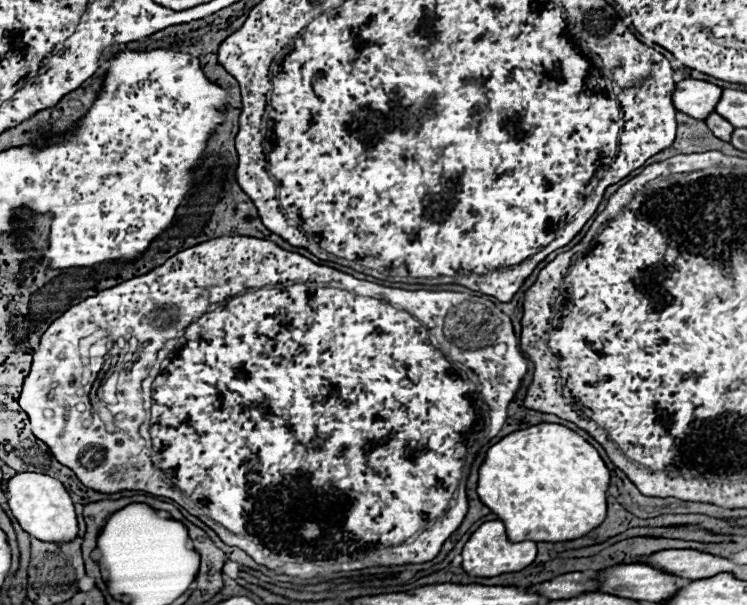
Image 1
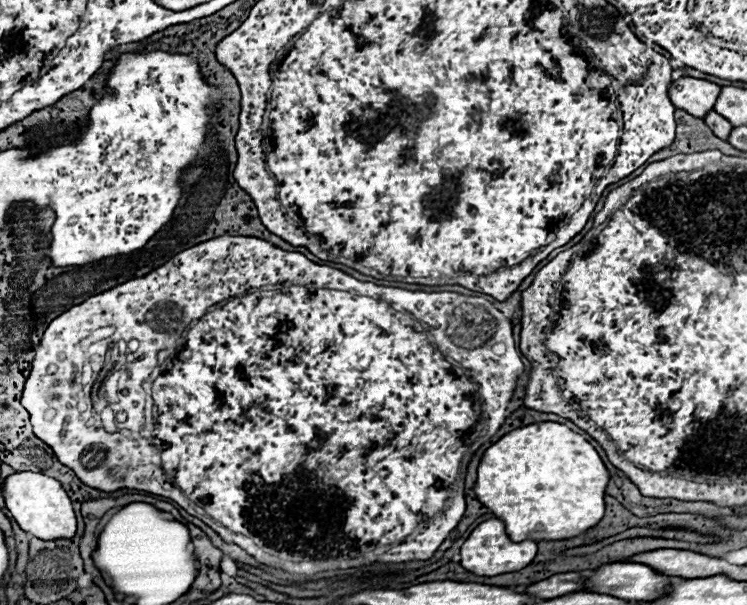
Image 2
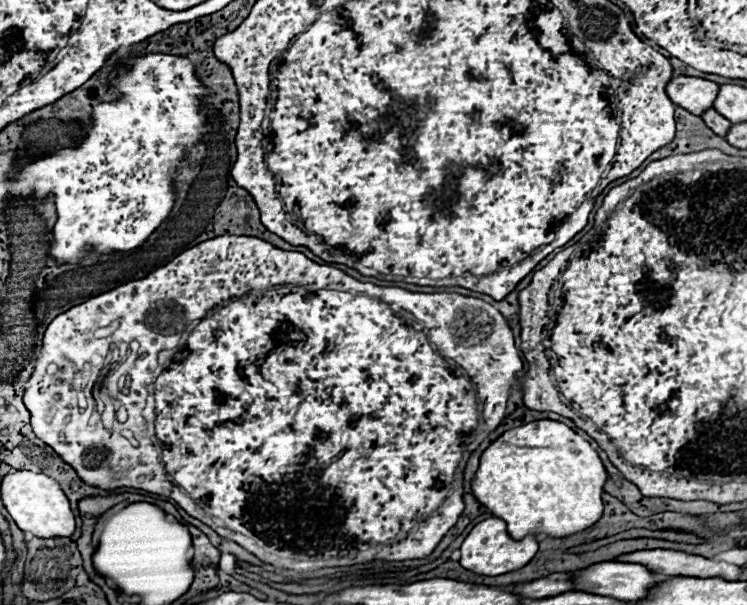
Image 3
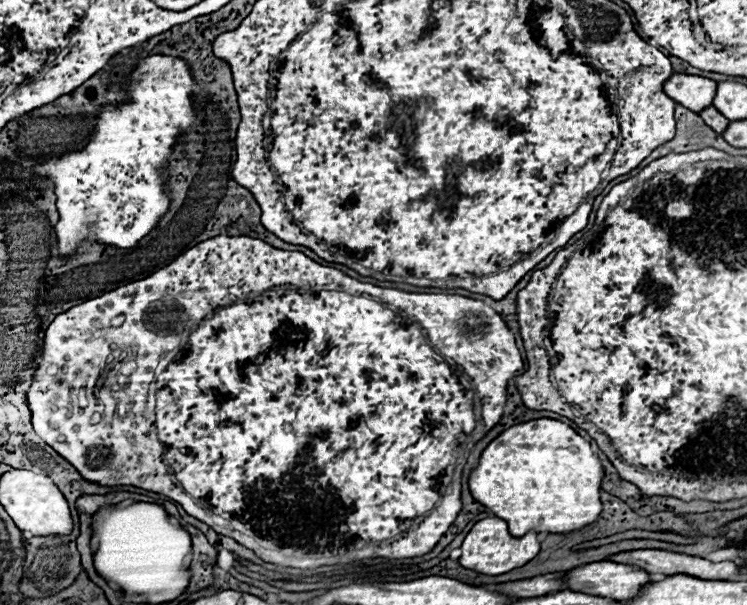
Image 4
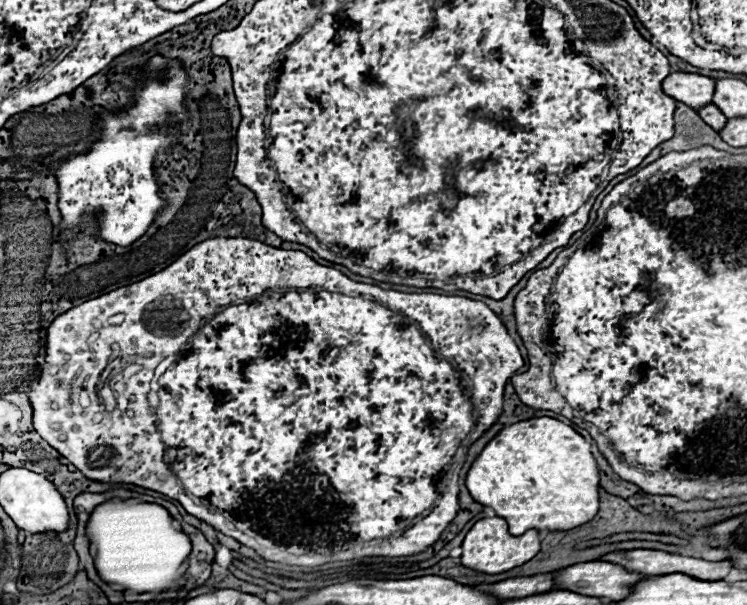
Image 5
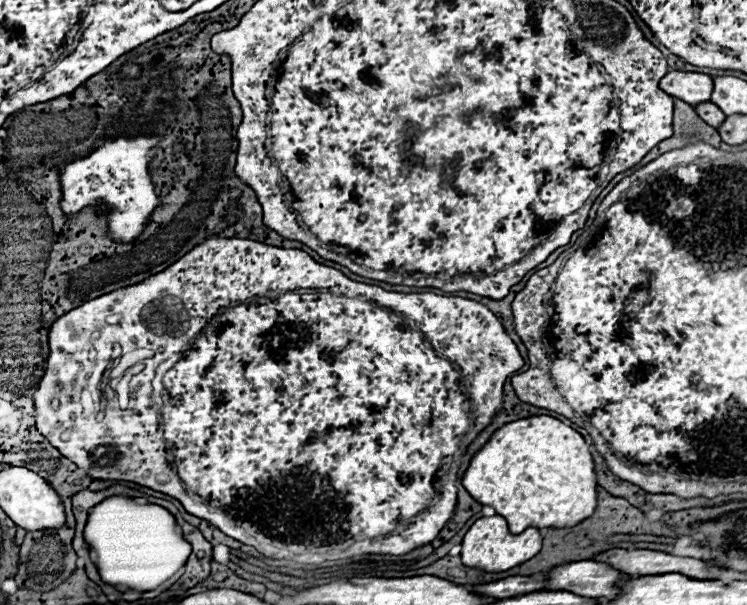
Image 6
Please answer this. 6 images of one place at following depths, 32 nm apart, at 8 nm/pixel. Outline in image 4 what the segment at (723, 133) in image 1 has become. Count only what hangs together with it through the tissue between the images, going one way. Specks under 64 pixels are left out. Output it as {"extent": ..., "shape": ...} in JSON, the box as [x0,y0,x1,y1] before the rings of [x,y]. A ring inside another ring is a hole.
{"extent":[700,106,728,132],"shape":[[[708,106],[708,108],[704,108],[702,112],[700,112],[700,116],[702,116],[702,120],[714,130],[714,132],[724,132],[724,128],[728,126],[728,120],[714,108],[714,106]]]}

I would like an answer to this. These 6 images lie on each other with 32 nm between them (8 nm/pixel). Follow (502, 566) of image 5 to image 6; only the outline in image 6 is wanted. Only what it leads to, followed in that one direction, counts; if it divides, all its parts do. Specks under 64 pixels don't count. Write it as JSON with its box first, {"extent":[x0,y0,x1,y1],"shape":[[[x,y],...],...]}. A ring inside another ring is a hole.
{"extent":[462,514,542,572],"shape":[[[494,514],[494,516],[484,516],[478,518],[470,530],[466,532],[464,540],[462,540],[462,562],[470,568],[480,568],[486,572],[504,572],[510,570],[518,564],[522,564],[524,560],[530,560],[532,556],[536,556],[542,548],[542,534],[538,528],[526,528],[522,534],[510,534],[508,532],[508,524],[502,516]]]}

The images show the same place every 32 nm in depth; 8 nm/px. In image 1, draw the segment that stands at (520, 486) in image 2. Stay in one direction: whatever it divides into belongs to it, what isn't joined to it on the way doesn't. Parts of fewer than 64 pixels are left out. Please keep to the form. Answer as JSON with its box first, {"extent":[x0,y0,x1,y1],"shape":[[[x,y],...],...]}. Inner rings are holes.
{"extent":[476,424,610,542],"shape":[[[536,424],[504,436],[486,452],[478,470],[476,492],[480,500],[504,522],[506,534],[512,542],[564,542],[586,536],[604,520],[608,484],[610,470],[590,442],[562,424]]]}

